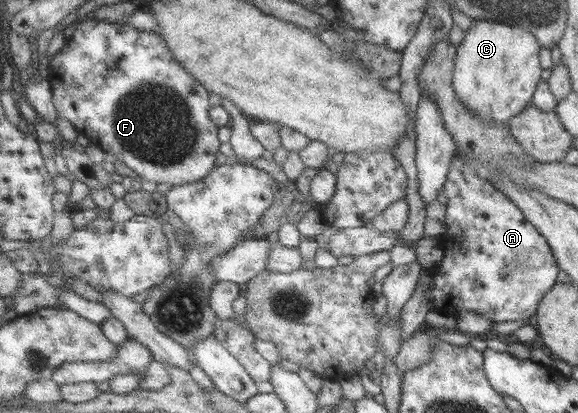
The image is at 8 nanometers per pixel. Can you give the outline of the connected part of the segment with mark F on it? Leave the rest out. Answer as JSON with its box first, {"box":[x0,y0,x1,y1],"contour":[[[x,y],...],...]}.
{"box":[49,16,220,187],"contour":[[[88,16],[76,22],[73,36],[65,43],[62,50],[54,55],[49,62],[54,88],[54,103],[57,107],[59,117],[69,121],[73,127],[82,135],[86,136],[90,143],[102,147],[106,152],[115,154],[120,162],[124,162],[128,168],[137,173],[143,180],[155,184],[171,184],[172,187],[192,184],[206,179],[206,176],[213,172],[217,167],[216,159],[220,152],[219,127],[212,121],[210,110],[213,106],[212,98],[208,88],[198,82],[172,54],[168,48],[168,41],[164,40],[158,33],[147,30],[140,30],[128,23],[111,23],[110,21],[101,21],[96,16]]]}

